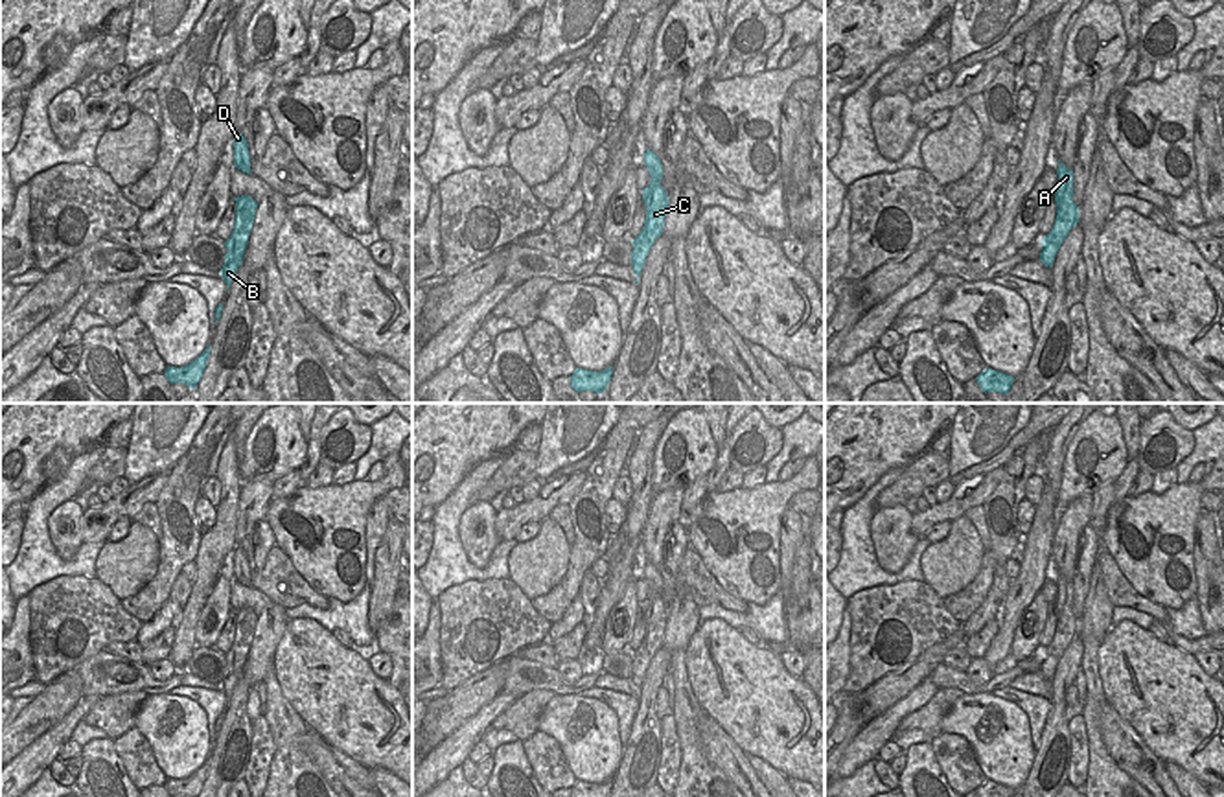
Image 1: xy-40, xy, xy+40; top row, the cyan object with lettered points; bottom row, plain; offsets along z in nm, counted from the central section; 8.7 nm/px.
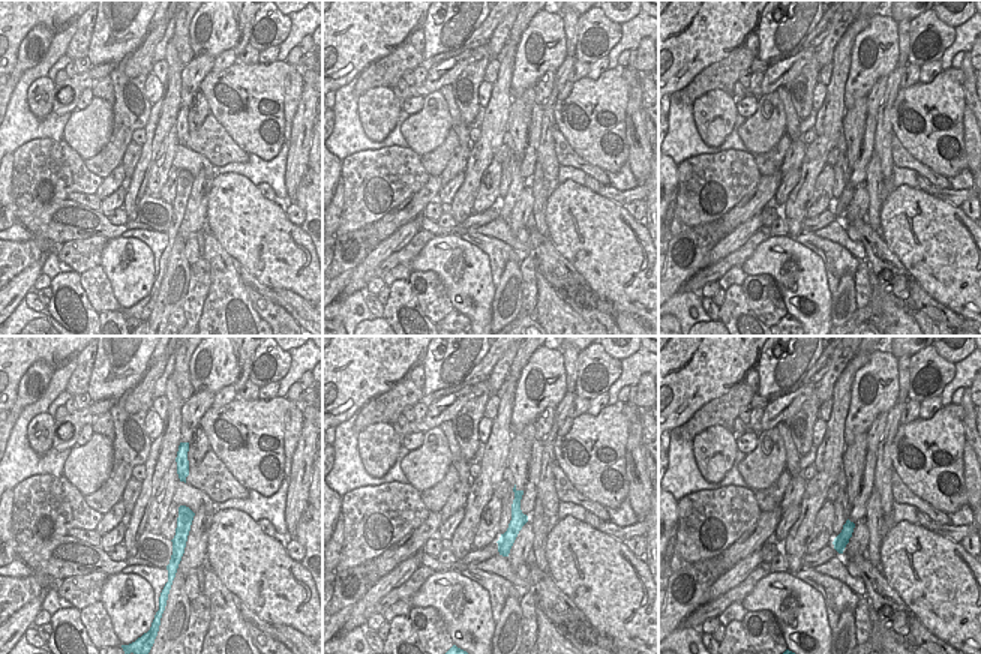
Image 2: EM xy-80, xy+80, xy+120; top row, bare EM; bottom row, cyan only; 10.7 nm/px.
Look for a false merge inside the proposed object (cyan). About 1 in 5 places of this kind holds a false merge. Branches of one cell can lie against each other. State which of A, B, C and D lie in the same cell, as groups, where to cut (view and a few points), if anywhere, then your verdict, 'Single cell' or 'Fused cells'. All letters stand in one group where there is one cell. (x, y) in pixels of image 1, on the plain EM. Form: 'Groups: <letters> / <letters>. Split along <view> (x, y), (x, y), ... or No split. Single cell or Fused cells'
Groups: A B C D. No split. Single cell

